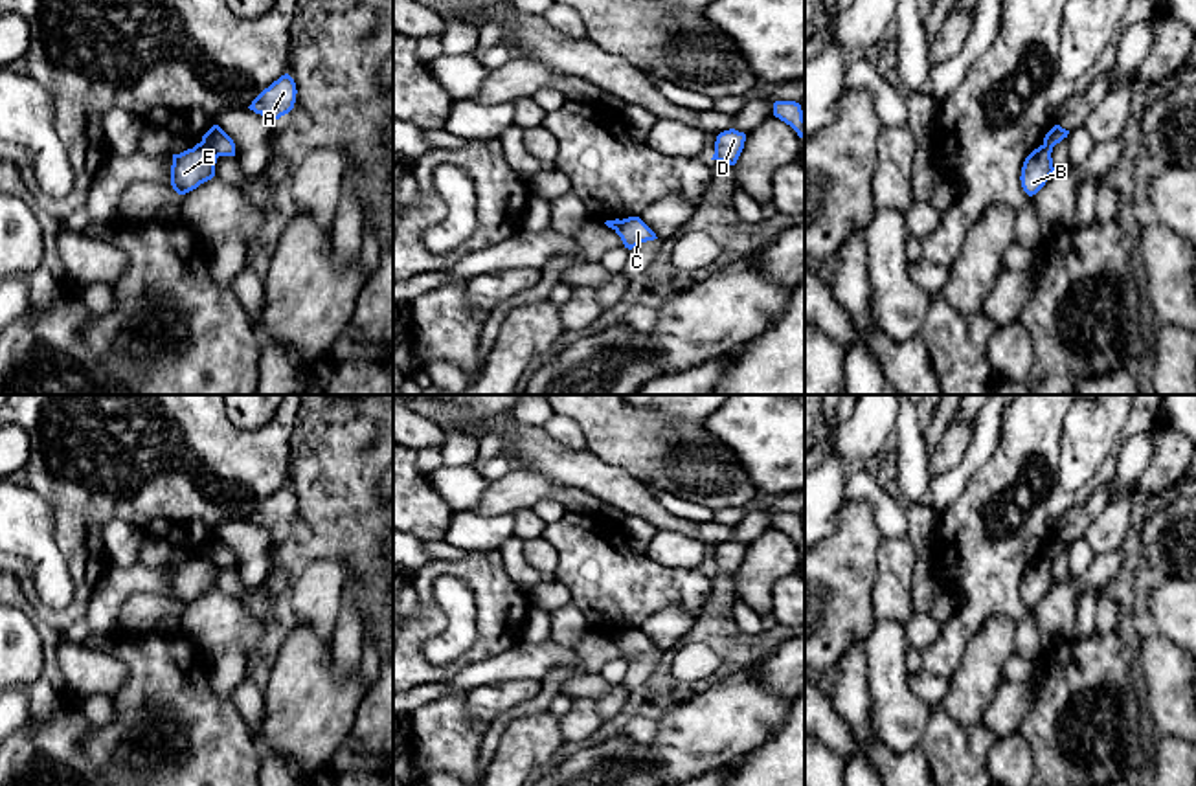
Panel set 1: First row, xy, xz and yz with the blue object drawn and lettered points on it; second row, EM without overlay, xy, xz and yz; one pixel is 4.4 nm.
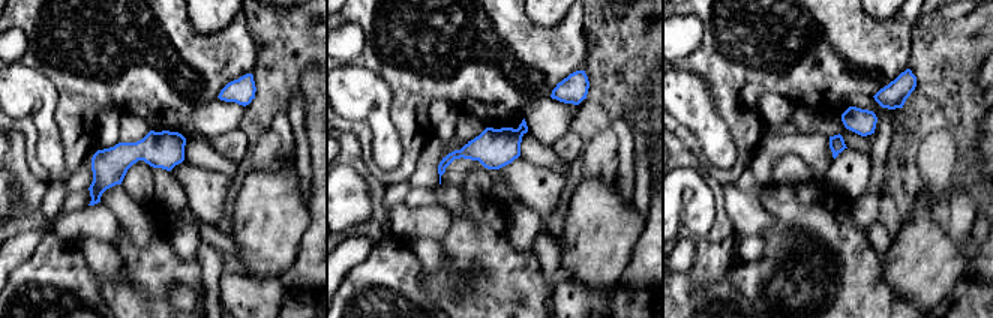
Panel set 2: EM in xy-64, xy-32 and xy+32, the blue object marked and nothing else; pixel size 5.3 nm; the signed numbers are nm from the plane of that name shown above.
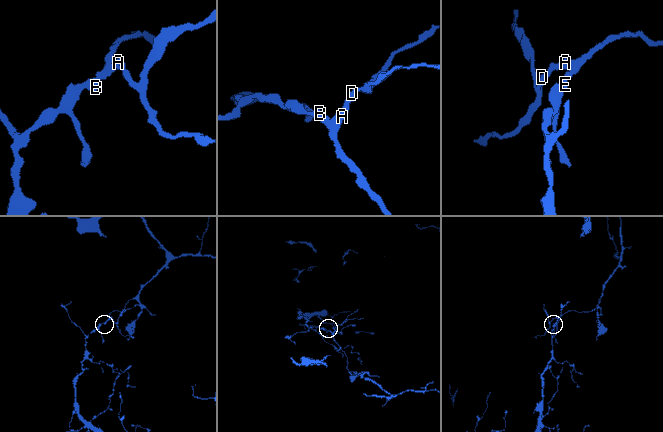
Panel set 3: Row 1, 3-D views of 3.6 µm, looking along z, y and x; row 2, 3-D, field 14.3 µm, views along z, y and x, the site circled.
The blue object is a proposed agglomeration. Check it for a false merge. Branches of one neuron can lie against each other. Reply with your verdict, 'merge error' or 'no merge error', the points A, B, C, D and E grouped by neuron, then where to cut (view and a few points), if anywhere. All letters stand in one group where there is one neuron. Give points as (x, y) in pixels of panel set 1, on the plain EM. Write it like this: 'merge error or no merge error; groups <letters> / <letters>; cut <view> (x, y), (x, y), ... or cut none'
merge error; groups A C D / B E; cut xy (201, 553), (217, 568)

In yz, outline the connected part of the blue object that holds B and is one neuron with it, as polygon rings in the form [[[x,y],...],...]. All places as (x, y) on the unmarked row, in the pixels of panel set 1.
[[[1040,556],[1025,569],[1020,591],[1029,608],[1036,606],[1055,584],[1051,564],[1049,556]]]

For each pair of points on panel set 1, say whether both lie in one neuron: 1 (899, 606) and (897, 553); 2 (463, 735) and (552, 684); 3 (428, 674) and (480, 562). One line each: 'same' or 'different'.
1: same
2: different
3: same

